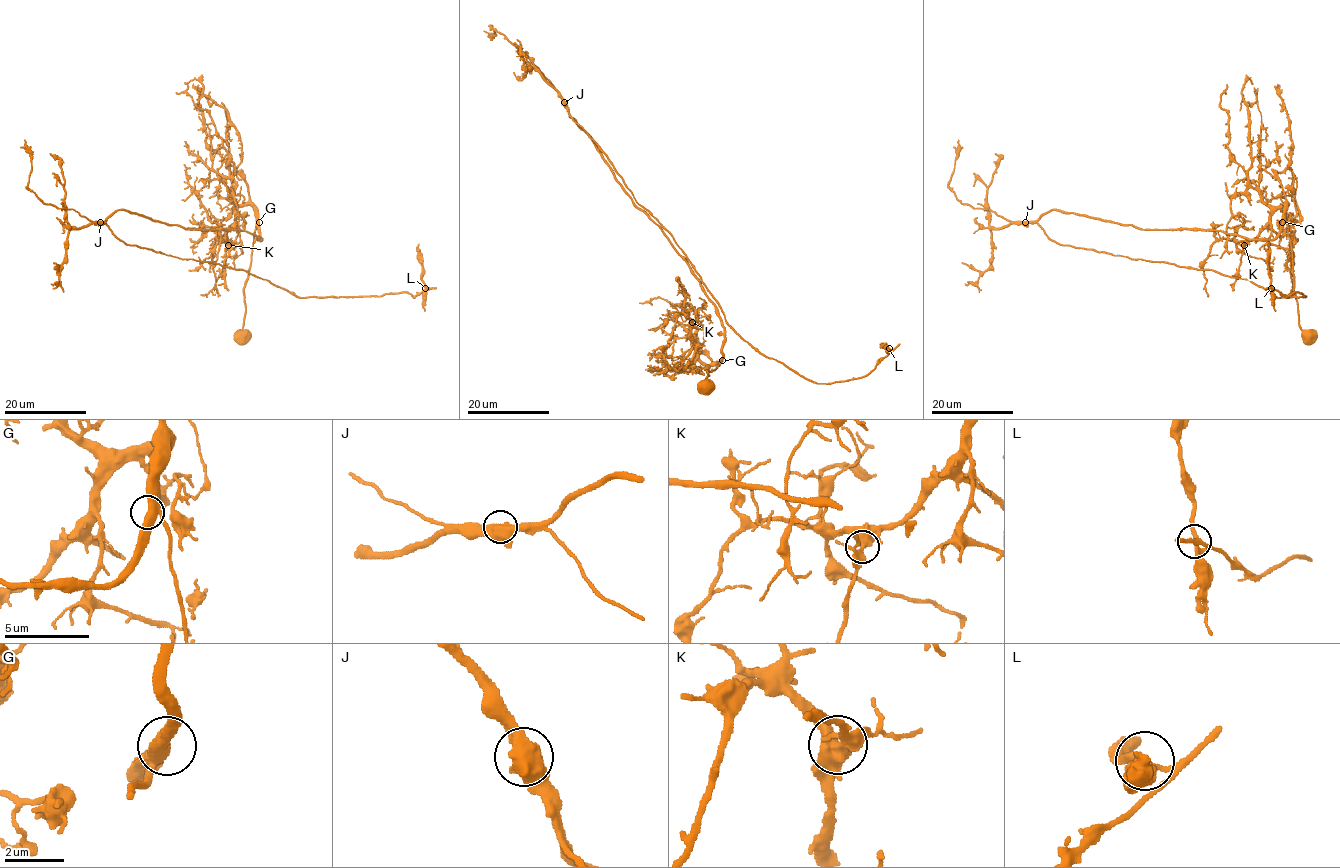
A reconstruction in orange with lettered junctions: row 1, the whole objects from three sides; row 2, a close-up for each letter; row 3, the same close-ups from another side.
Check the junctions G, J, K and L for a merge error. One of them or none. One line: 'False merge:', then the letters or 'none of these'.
False merge: J

